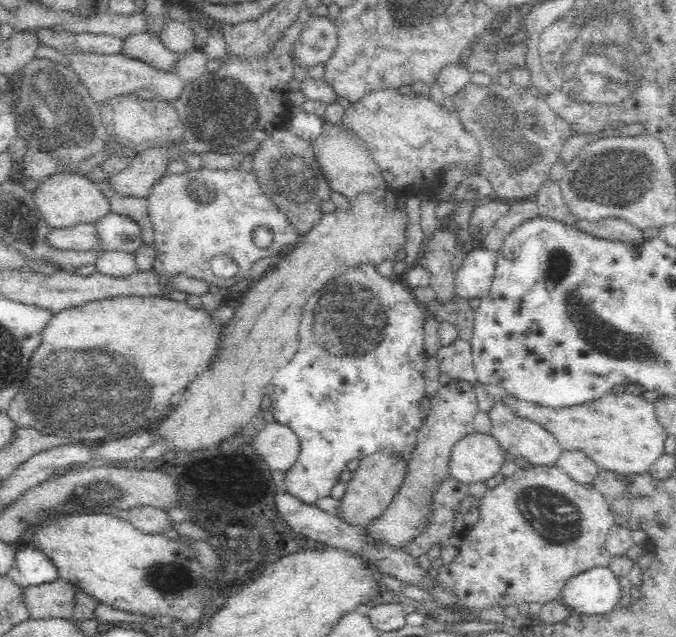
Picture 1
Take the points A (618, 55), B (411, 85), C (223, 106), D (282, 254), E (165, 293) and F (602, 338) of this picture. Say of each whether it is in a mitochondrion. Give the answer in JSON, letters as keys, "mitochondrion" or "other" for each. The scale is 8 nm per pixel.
{"A":"mitochondrion","B":"other","C":"mitochondrion","D":"other","E":"other","F":"mitochondrion"}

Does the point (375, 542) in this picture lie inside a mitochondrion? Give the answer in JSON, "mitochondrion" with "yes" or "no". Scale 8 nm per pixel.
{"mitochondrion":"no"}

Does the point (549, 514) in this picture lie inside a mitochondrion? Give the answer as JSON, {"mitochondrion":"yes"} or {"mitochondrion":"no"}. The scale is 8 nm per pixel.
{"mitochondrion":"yes"}

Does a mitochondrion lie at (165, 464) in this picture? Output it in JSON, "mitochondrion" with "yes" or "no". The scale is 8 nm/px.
{"mitochondrion":"no"}

